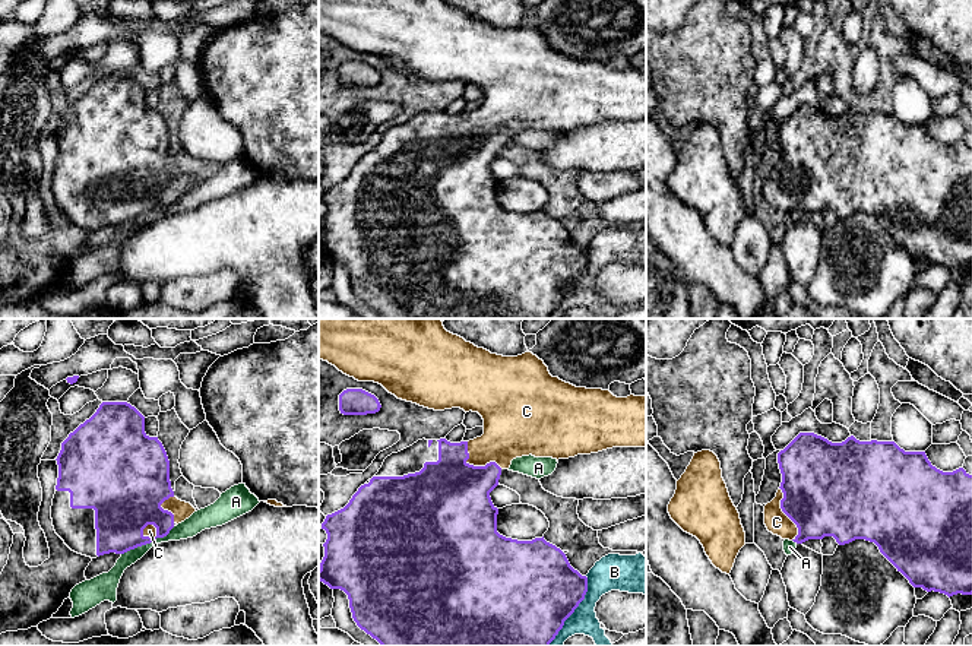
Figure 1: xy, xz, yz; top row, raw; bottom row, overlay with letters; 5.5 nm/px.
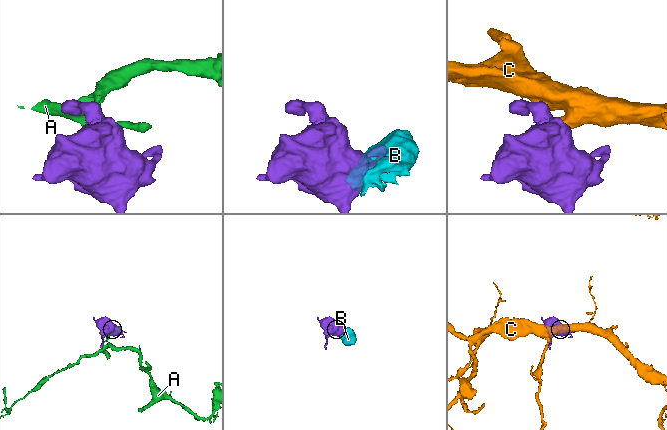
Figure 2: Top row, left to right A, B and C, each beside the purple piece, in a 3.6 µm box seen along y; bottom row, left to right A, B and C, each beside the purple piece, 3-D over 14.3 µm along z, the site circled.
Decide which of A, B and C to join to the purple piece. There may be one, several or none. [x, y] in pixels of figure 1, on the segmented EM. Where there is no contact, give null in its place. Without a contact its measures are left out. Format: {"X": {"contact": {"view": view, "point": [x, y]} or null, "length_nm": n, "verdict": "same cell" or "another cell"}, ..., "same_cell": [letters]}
{"A": {"contact": {"view": "xy", "point": [148, 542]}, "length_nm": 340, "verdict": "another cell"}, "B": {"contact": {"view": "xz", "point": [573, 611]}, "length_nm": 440, "verdict": "another cell"}, "C": {"contact": {"view": "xz", "point": [475, 466]}, "length_nm": 240, "verdict": "same cell"}, "same_cell": ["C"]}

